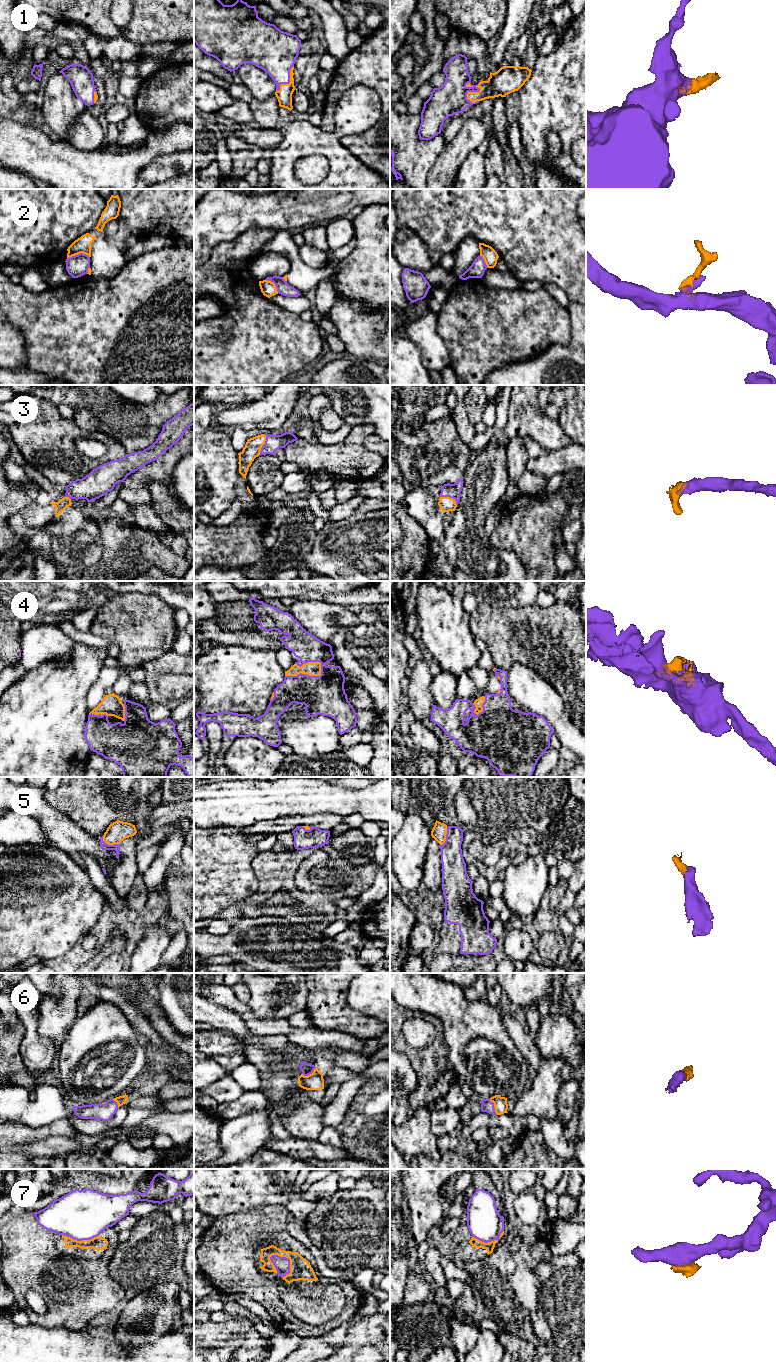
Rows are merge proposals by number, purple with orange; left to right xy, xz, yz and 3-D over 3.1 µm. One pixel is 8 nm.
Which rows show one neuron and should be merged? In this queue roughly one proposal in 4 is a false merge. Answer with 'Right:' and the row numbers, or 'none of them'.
Right: 1, 3, 4, 5, 6

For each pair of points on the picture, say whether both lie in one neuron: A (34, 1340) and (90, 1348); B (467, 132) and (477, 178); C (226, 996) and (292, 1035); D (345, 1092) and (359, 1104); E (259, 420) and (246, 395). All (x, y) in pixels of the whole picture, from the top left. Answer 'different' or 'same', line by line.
A: same
B: different
C: same
D: different
E: different

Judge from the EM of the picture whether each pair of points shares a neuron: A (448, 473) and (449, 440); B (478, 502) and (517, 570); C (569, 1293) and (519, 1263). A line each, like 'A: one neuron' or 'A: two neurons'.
A: one neuron
B: one neuron
C: two neurons

